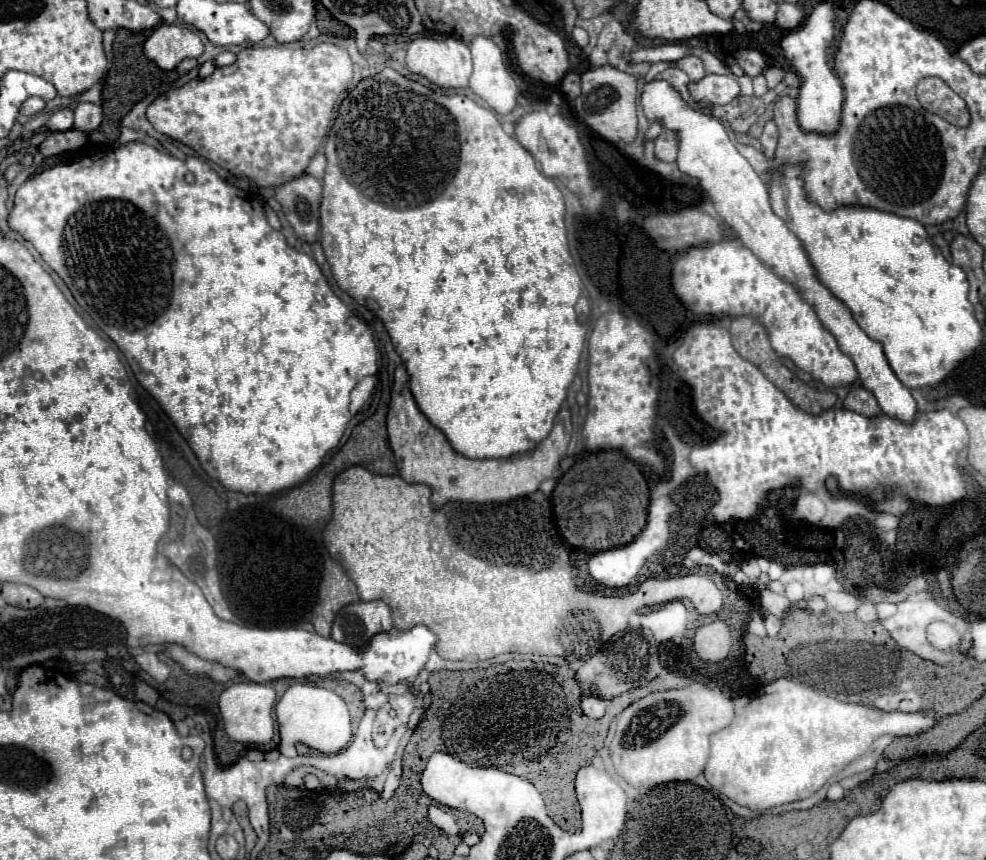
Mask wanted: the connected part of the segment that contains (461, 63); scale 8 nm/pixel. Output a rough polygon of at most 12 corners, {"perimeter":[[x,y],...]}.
{"perimeter":[[416,37],[406,67],[442,89],[468,87],[470,49]]}

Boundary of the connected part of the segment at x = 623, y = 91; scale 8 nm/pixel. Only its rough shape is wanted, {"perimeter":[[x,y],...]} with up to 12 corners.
{"perimeter":[[614,67],[582,75],[574,109],[612,143],[638,135],[636,79]]}

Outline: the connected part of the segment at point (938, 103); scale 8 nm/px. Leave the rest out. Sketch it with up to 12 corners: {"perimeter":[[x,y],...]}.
{"perimeter":[[922,79],[916,95],[926,111],[968,127],[966,103],[942,79]]}

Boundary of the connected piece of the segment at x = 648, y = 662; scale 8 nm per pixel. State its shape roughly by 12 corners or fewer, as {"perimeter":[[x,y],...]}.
{"perimeter":[[626,629],[576,671],[580,695],[614,699],[662,673],[648,629]]}

